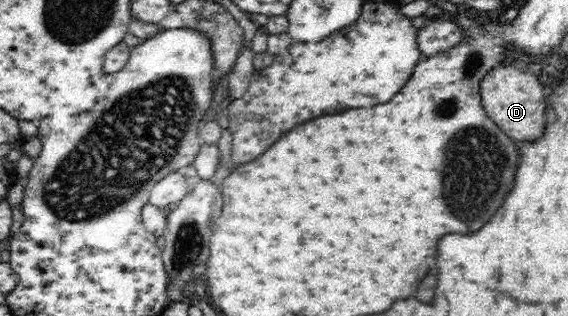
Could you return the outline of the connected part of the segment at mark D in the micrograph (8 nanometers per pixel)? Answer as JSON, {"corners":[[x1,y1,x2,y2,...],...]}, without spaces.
{"corners":[[513,64,495,67,488,73,480,86,482,103,488,117,515,140,535,142,535,138,541,138,545,124,552,118,548,113,548,88,543,88,534,74,516,68]]}

